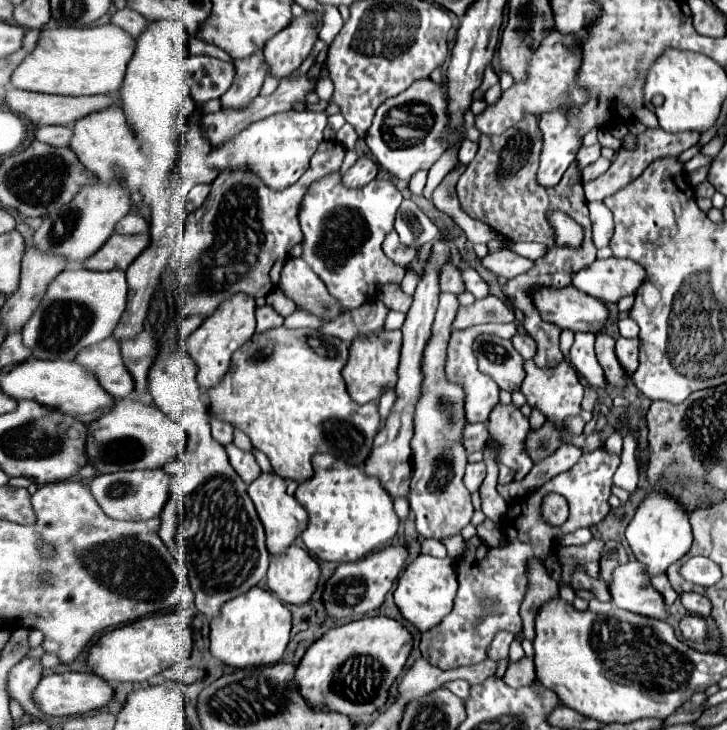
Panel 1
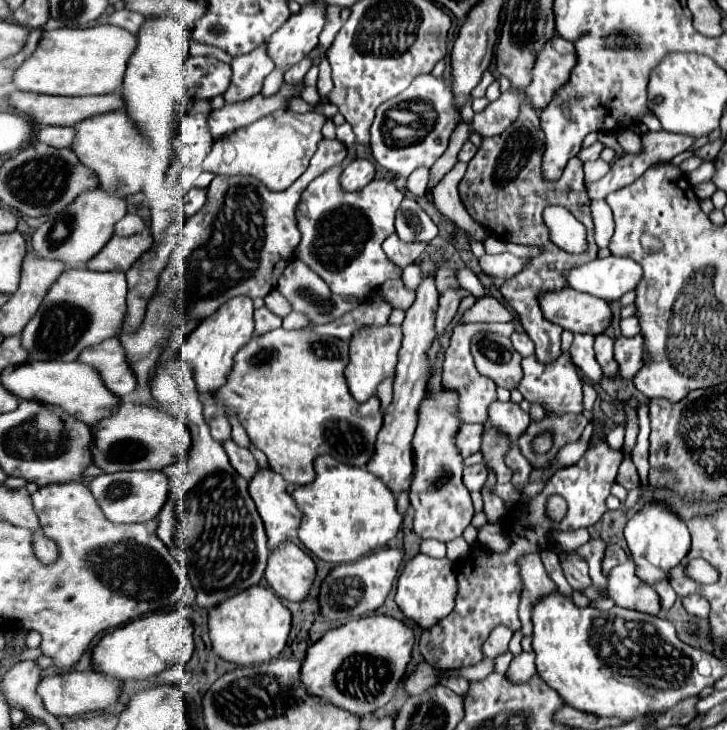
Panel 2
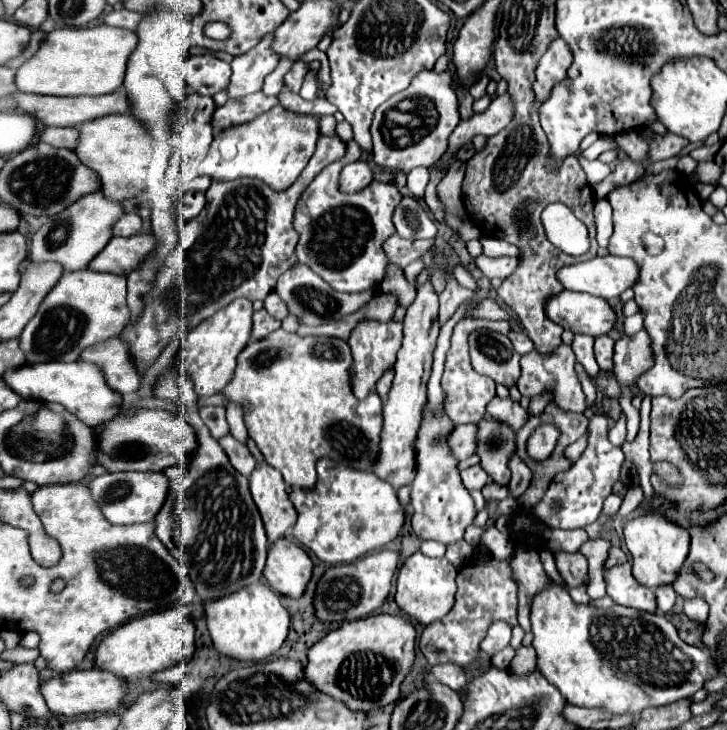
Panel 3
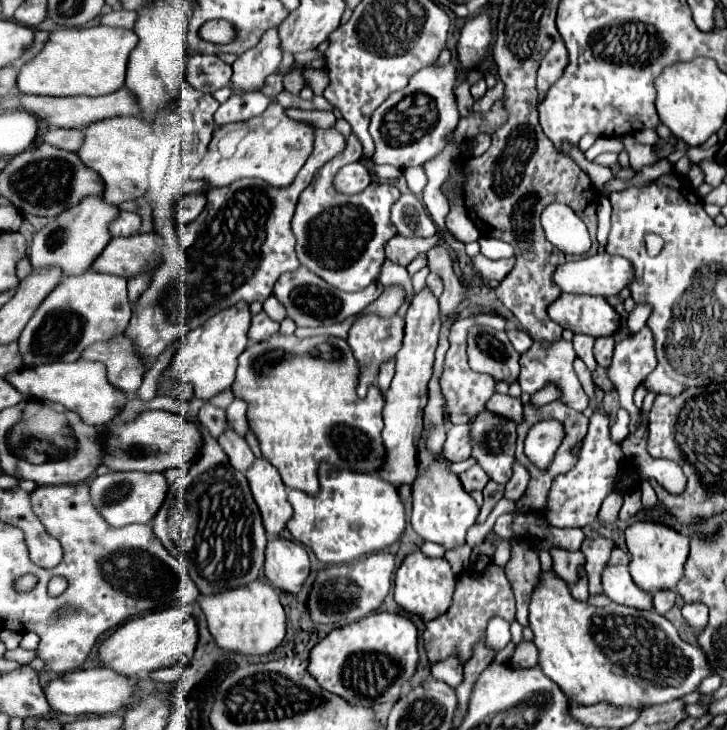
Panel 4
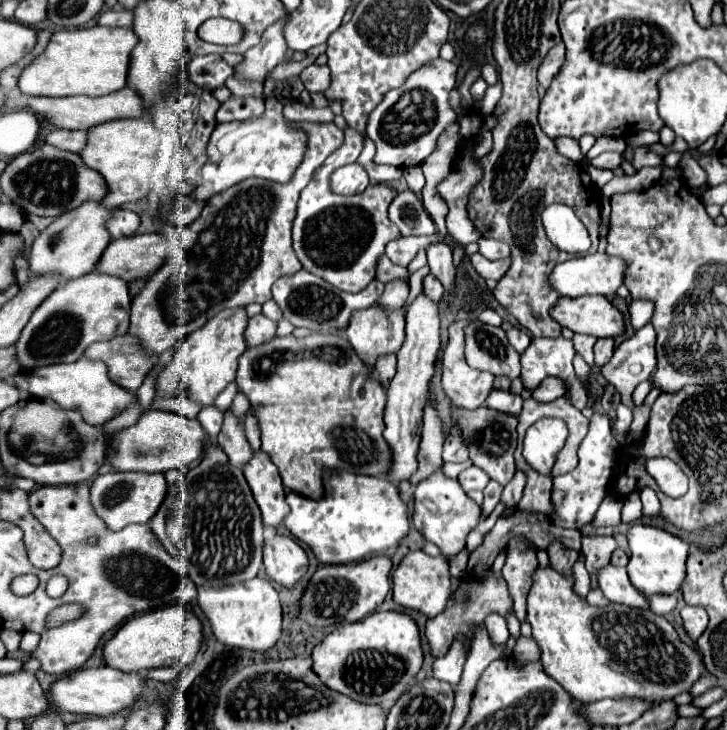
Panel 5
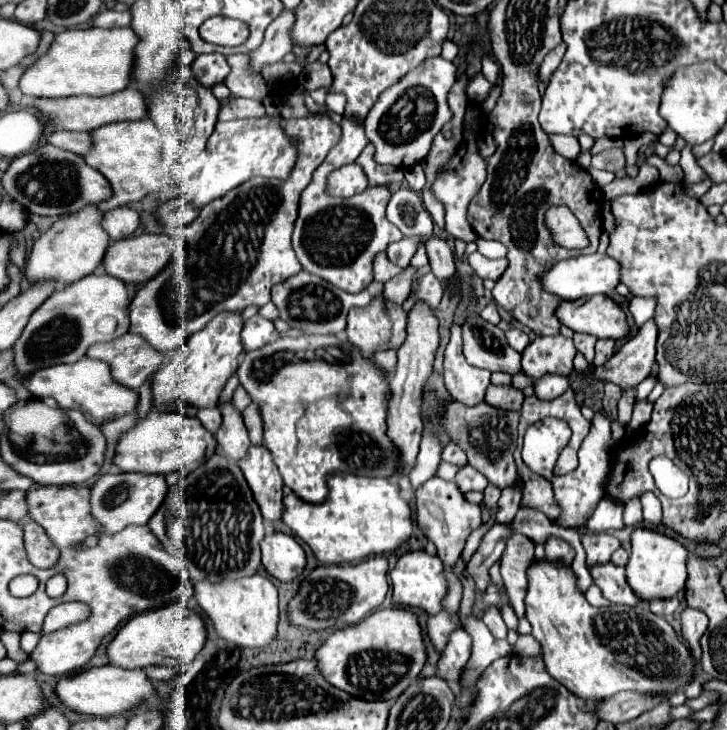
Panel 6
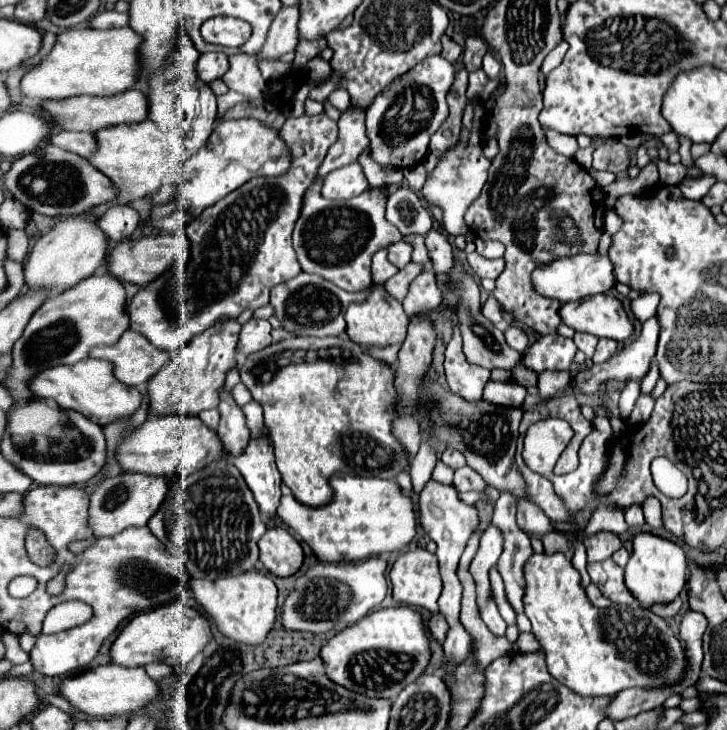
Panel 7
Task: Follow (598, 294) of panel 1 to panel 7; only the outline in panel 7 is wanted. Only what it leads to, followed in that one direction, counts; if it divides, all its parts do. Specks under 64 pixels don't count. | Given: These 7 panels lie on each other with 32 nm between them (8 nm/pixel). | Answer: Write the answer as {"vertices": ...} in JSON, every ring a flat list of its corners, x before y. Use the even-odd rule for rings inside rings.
{"vertices":[[576,254,568,258,560,258,534,270,532,282,536,292,548,298,556,298,560,302,572,302,594,294,608,294,616,286,616,274,612,268,612,260,602,254]]}

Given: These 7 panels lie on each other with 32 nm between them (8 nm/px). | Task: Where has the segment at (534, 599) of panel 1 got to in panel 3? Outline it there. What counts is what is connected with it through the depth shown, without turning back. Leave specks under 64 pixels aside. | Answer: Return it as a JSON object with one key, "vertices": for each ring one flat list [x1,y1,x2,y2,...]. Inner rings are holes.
{"vertices":[[536,550,518,552,516,558,512,560,512,568,518,580,518,622,524,628,524,632,530,632,532,596,536,596,540,588,546,588,548,574,544,572]]}

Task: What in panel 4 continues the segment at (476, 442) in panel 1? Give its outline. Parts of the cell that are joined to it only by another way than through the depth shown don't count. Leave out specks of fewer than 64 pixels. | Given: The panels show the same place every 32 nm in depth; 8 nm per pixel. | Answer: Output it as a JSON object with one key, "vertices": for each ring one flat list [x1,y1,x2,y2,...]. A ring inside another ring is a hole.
{"vertices":[[458,424,450,426,446,432,446,444,444,444,444,454,454,460,462,462,472,456,472,434,470,434,470,424]]}

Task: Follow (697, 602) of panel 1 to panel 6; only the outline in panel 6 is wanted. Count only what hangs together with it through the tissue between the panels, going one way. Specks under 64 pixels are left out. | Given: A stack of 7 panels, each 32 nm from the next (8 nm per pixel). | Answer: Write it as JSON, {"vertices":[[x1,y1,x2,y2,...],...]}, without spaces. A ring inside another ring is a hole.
{"vertices":[[684,608,682,610,682,636,688,640,688,646,692,650,692,654,696,656,696,660,700,660,700,636,706,630,706,616,704,612,696,610,696,608]]}

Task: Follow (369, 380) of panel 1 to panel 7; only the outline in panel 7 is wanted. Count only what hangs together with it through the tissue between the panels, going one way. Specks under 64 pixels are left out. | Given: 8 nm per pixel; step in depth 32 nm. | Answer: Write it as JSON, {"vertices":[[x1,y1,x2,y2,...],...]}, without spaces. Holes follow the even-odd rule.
{"vertices":[[378,286,370,292,368,300,364,304,352,304,346,312,346,334,352,342,360,344,364,350,372,346,392,346,392,344,402,344,406,338,406,328,408,328,408,316,402,310,402,304,394,298,388,296,384,286]]}

